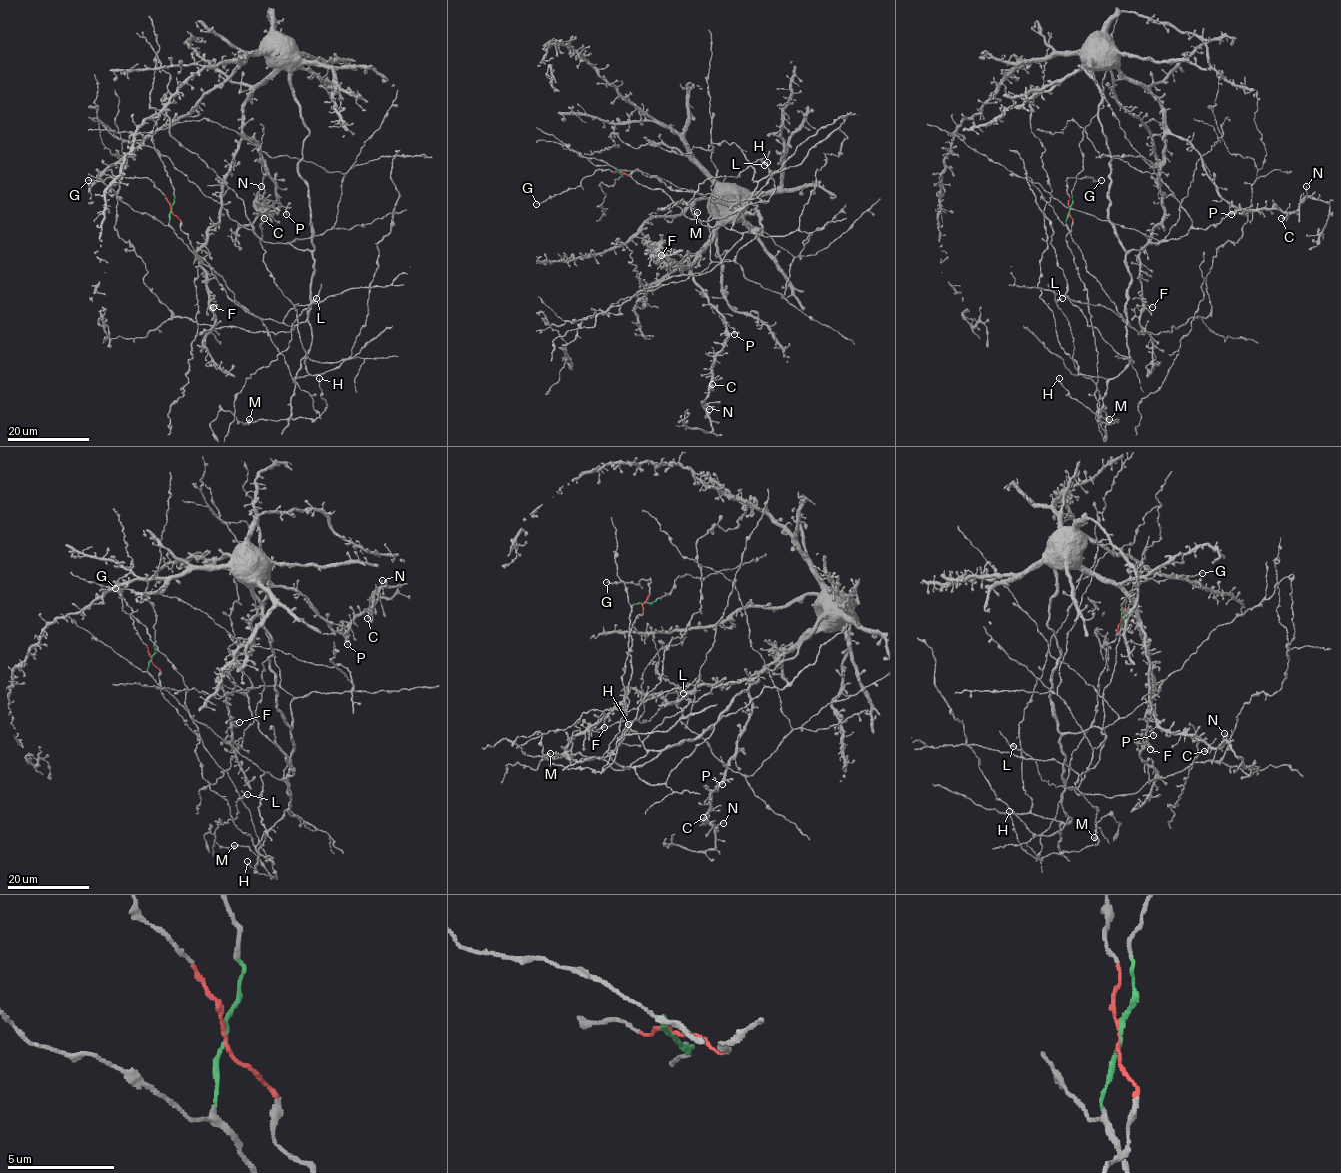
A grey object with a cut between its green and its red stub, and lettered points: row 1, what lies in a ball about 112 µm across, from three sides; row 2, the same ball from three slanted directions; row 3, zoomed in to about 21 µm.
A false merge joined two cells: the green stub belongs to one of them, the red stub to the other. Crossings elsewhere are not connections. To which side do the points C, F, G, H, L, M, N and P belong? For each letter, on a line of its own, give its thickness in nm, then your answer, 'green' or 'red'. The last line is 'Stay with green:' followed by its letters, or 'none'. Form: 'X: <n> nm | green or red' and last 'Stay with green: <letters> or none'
C: 400 nm | green
F: 140 nm | green
G: 190 nm | red
H: 150 nm | red
L: 280 nm | red
M: 240 nm | red
N: 170 nm | green
P: 150 nm | green
Stay with green: C, F, N, P

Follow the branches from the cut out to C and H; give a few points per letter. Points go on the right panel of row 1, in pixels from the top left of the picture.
C: (1069, 208), (1086, 270), (1130, 326), (1094, 76), (1116, 68), (1159, 103), (1223, 198), (1282, 219)
H: (1069, 209), (1067, 246), (1088, 291), (1099, 413), (1071, 397), (1059, 378)

